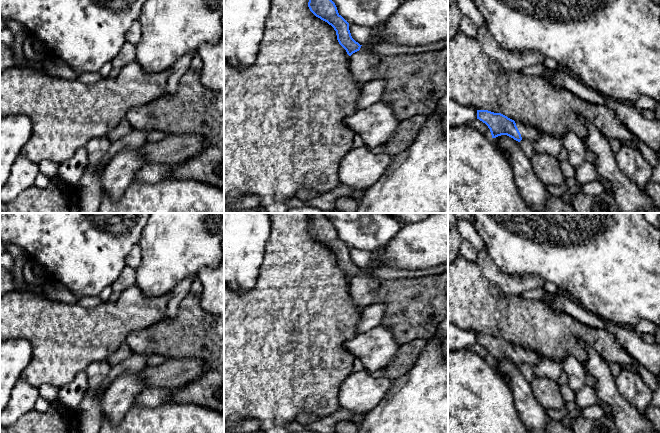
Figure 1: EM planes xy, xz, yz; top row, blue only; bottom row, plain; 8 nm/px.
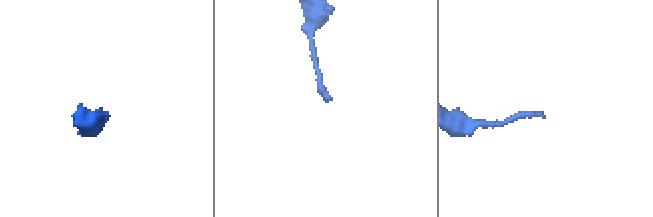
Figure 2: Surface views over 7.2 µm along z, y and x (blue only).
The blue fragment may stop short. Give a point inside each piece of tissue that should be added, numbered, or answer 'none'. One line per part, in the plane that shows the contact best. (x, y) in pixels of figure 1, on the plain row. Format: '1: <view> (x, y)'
1: yz (528, 356)

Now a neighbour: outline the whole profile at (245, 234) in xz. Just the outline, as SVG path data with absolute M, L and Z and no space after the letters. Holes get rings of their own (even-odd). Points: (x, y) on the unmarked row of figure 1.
M224 213L224 286L239 292L254 288L270 230L269 213Z

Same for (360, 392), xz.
M365 369L352 372L340 386L339 408L354 414L367 414L381 401L390 385L386 376L375 378Z

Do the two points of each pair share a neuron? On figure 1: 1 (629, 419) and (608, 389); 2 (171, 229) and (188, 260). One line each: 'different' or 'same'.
1: same
2: same

